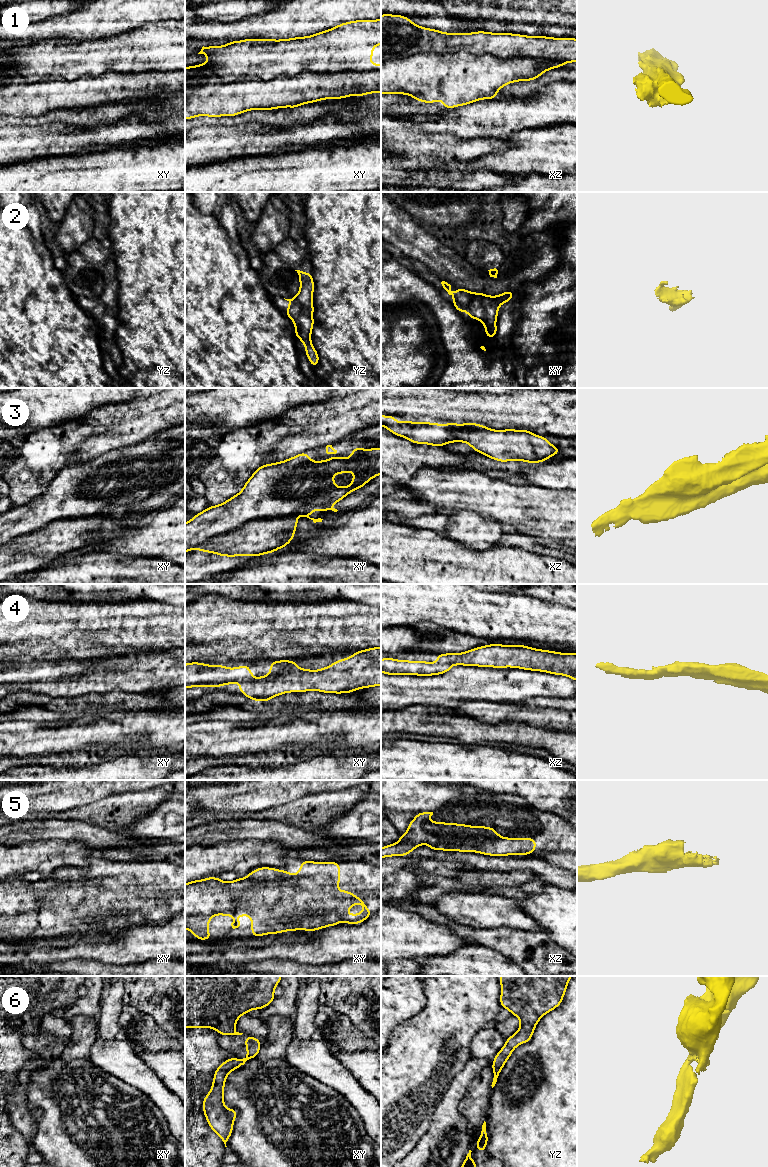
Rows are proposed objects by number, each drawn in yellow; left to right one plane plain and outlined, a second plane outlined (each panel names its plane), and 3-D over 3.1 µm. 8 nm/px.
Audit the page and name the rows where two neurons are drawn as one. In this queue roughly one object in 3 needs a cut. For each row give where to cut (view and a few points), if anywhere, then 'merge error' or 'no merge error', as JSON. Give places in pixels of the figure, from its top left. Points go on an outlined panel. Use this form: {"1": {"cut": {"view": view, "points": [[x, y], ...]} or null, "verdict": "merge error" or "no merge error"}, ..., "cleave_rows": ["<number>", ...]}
{"1": {"cut": {"view": "xy", "points": [[197, 65], [207, 65], [223, 82], [380, 69]]}, "verdict": "merge error"}, "2": {"cut": null, "verdict": "no merge error"}, "3": {"cut": {"view": "xy", "points": [[314, 508], [253, 518], [211, 537], [197, 549]]}, "verdict": "merge error"}, "4": {"cut": null, "verdict": "no merge error"}, "5": {"cut": null, "verdict": "no merge error"}, "6": {"cut": null, "verdict": "no merge error"}, "cleave_rows": ["1", "3"]}

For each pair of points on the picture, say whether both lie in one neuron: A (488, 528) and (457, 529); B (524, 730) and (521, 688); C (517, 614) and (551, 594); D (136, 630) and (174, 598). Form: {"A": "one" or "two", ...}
{"A": "one", "B": "two", "C": "two", "D": "two"}

